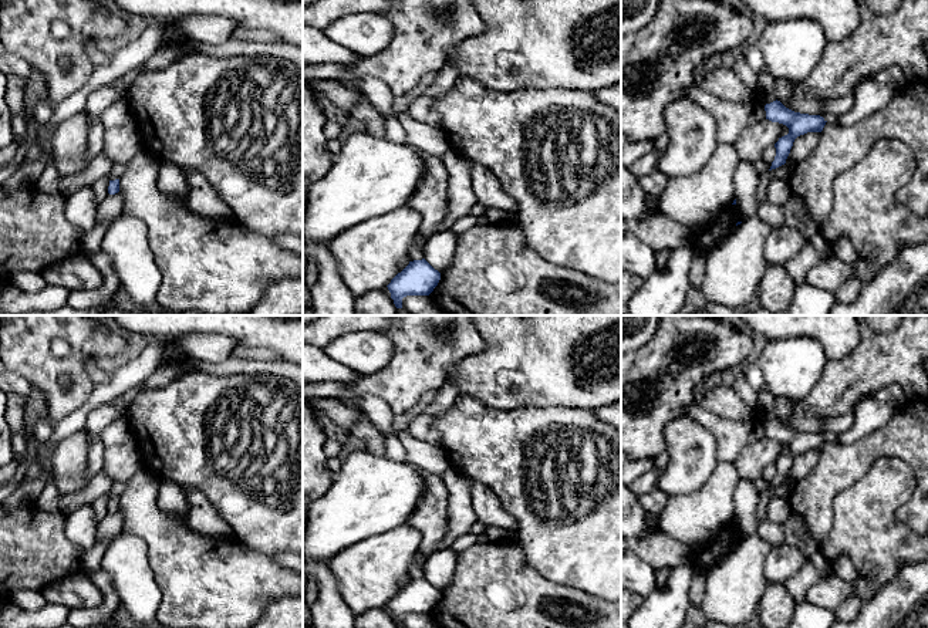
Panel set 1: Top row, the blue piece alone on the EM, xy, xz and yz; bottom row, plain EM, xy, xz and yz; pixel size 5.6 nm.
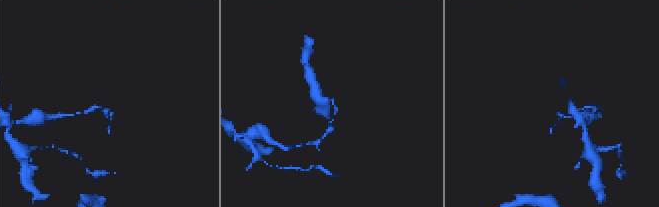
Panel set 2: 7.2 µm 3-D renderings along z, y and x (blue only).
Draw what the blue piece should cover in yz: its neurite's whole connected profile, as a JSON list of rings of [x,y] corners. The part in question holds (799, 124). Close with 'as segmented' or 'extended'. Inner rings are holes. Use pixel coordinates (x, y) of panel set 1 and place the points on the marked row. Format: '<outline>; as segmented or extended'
[[[777,99],[770,104],[766,104],[765,111],[766,119],[783,124],[789,128],[789,134],[779,138],[779,141],[775,144],[776,156],[769,170],[776,169],[786,163],[793,142],[797,136],[804,135],[807,132],[821,132],[827,122],[820,115],[794,112],[786,108]]]; as segmented

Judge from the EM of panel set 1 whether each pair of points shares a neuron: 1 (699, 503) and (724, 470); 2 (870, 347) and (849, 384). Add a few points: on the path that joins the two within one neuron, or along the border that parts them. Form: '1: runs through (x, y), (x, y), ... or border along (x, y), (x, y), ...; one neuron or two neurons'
1: runs through (708, 495), (724, 479); one neuron
2: runs through (870, 355), (870, 363), (857, 375); one neuron

